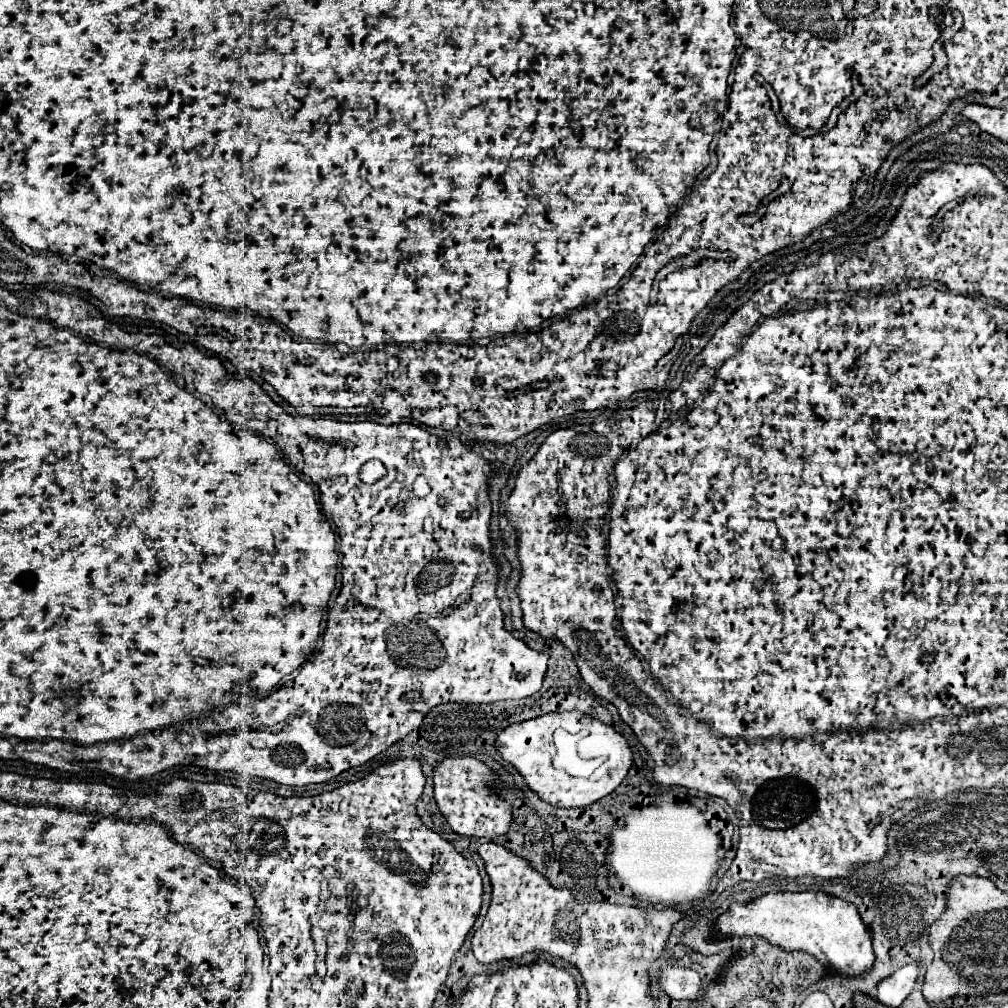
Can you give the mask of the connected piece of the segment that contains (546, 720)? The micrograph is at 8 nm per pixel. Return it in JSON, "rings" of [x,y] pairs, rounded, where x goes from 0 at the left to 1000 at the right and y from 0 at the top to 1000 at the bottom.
{"rings":[[[576,705],[543,707],[507,717],[493,727],[491,743],[517,767],[523,781],[533,787],[537,795],[561,803],[580,801],[608,787],[628,757],[626,743],[618,729]]]}

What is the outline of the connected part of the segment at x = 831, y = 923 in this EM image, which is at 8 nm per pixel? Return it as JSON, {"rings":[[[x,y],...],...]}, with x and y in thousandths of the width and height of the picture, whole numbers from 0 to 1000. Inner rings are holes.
{"rings":[[[773,884],[755,888],[741,898],[727,896],[723,904],[709,914],[709,920],[719,928],[753,928],[779,943],[799,943],[834,969],[852,969],[864,963],[868,955],[866,932],[850,902],[832,890],[814,884]]]}

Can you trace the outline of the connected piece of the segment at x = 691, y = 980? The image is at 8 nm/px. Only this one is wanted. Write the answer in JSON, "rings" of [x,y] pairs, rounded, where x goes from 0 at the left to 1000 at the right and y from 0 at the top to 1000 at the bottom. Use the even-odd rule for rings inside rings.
{"rings":[[[662,959],[654,967],[654,975],[668,991],[691,991],[695,985],[695,969],[688,961]]]}

